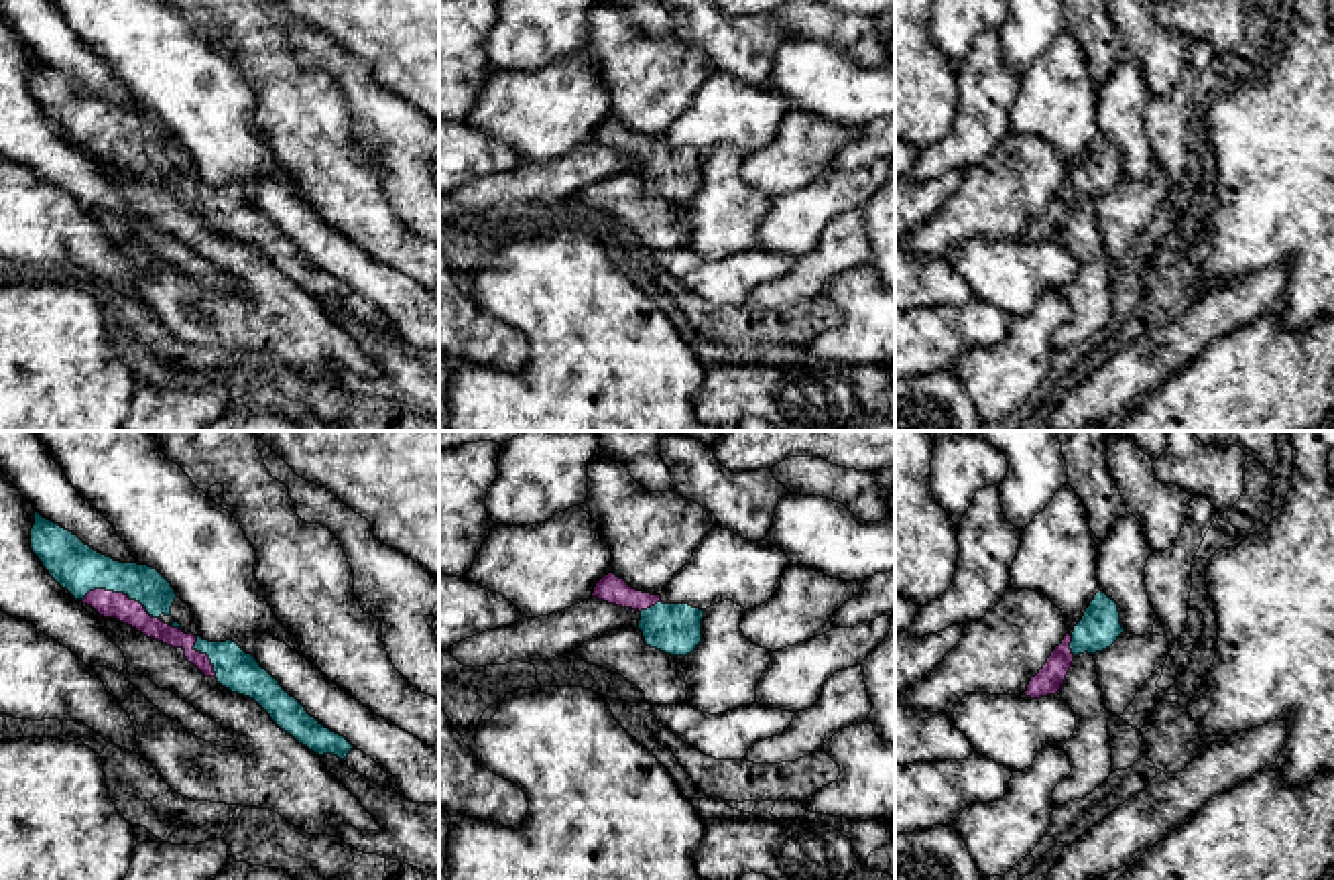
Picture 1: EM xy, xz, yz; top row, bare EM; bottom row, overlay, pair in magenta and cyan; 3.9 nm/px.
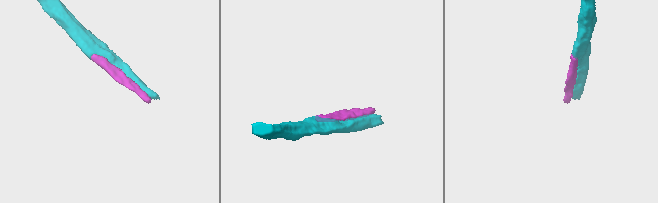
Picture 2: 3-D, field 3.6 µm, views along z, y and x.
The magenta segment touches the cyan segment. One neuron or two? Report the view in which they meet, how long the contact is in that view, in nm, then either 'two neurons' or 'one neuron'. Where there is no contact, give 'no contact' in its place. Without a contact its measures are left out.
contact in xy; length 320 nm; one neuron

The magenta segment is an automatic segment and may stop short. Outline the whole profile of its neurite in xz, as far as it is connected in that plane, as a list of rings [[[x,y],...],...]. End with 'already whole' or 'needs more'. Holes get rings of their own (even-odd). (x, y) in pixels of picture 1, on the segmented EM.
[[[614,573],[604,575],[592,598],[641,612],[639,630],[645,644],[671,656],[687,656],[702,642],[704,610],[689,604],[663,604],[661,595],[632,589]]]; needs more

